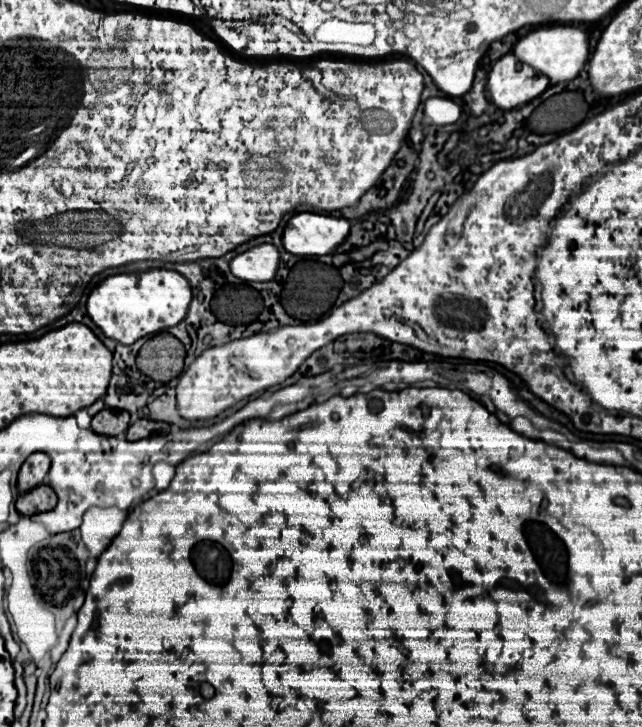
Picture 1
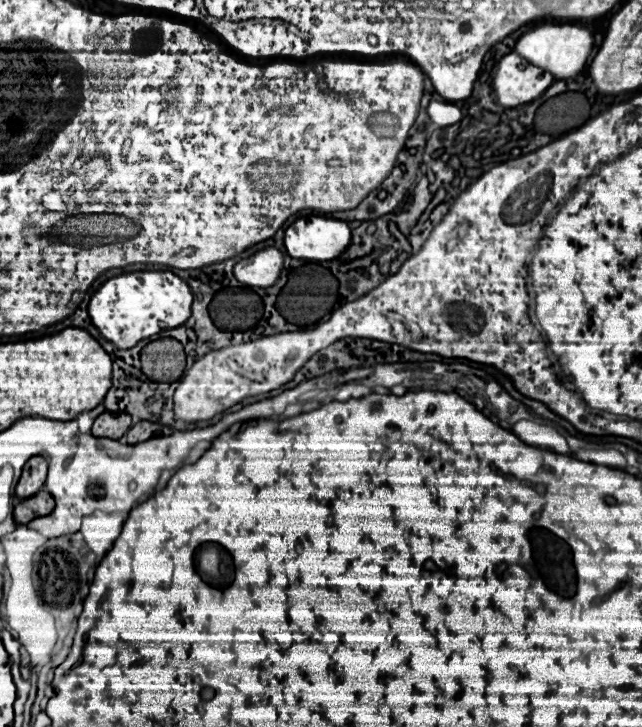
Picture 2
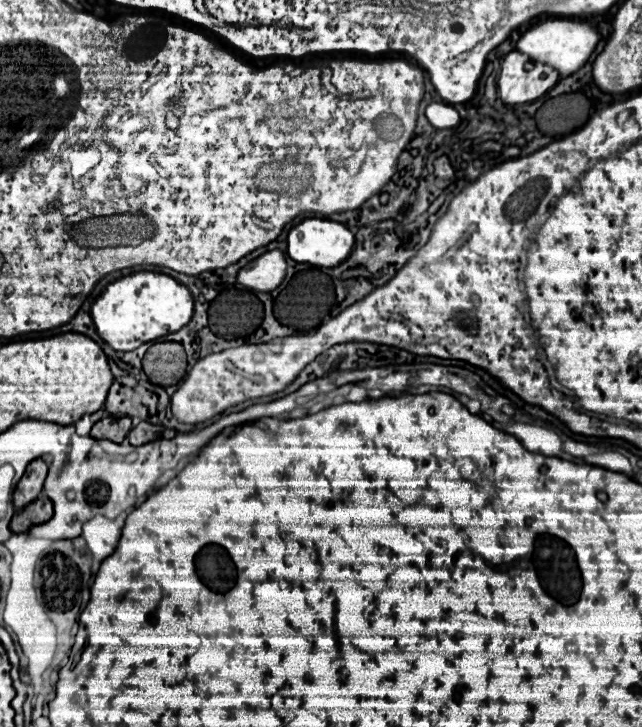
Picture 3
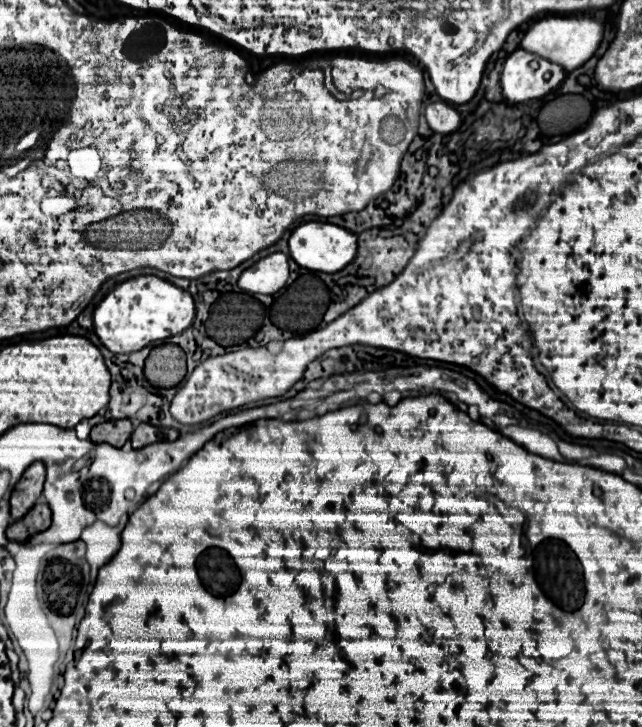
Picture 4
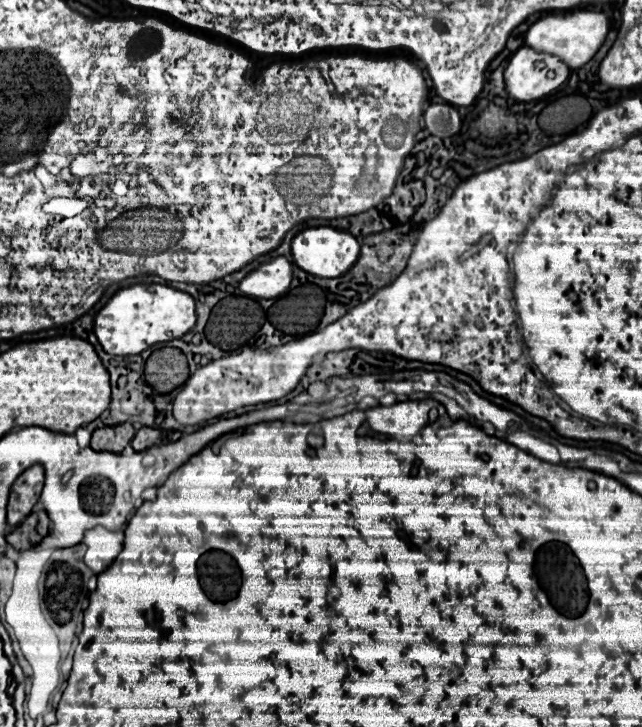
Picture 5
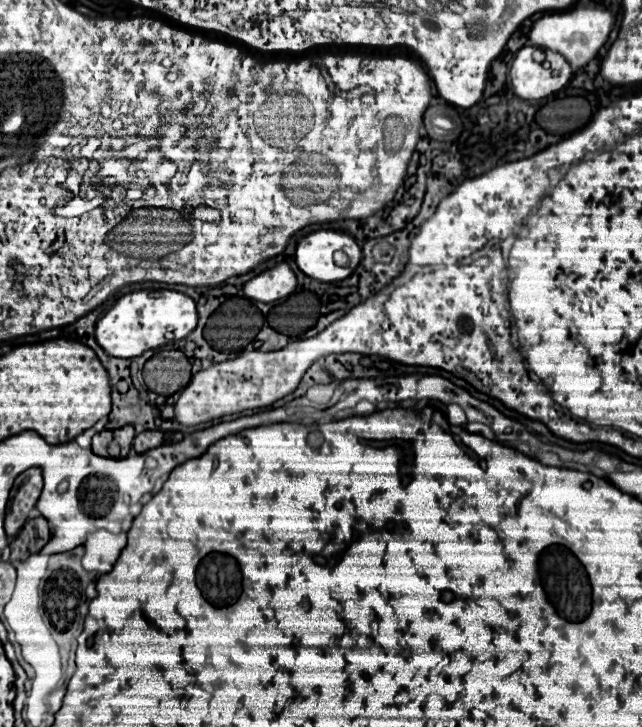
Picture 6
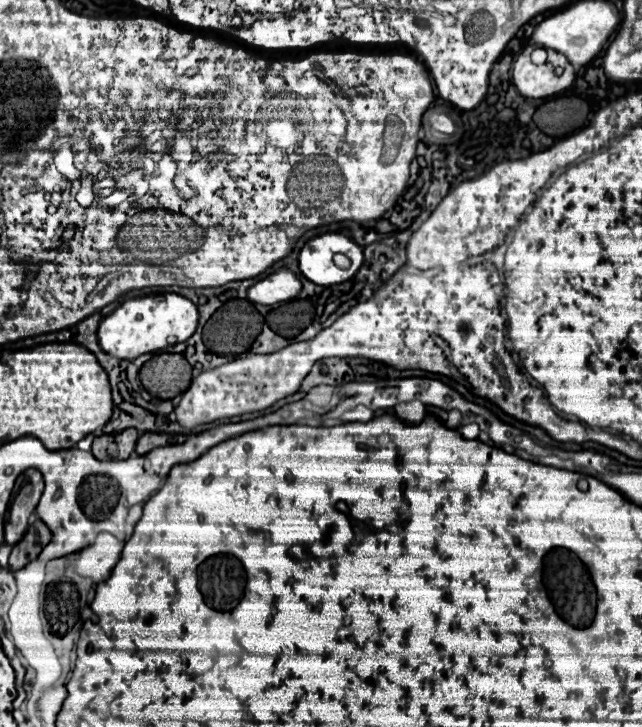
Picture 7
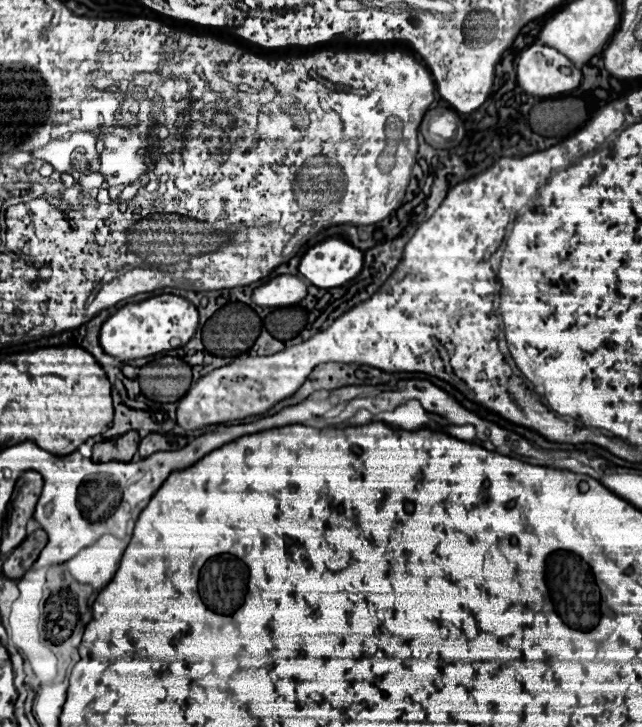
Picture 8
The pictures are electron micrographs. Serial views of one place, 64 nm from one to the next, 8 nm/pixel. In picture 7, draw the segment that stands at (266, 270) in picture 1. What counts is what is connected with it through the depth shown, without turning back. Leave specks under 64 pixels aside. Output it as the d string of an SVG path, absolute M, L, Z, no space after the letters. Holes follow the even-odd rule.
M280 268L274 274L268 274L264 280L256 282L254 286L248 288L248 300L254 304L278 304L278 302L288 302L290 298L298 296L302 290L302 282L296 278L294 272L288 268Z

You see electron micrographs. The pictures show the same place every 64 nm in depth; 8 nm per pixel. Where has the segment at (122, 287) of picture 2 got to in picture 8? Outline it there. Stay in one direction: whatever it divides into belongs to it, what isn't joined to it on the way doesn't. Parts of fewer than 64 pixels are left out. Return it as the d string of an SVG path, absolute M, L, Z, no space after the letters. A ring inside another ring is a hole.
M162 294L152 296L148 300L126 304L116 314L112 314L100 330L100 346L106 354L120 360L136 360L144 356L152 356L164 350L172 350L184 346L198 328L198 310L194 304L184 300L182 296Z

